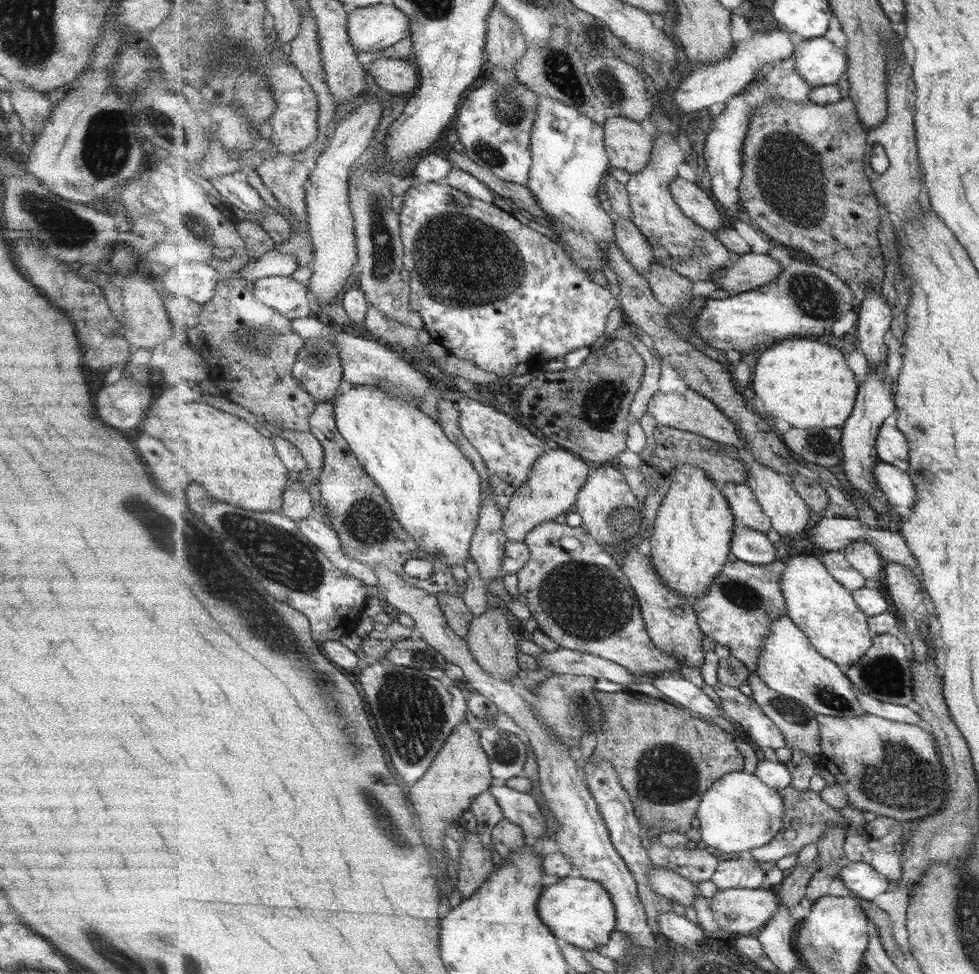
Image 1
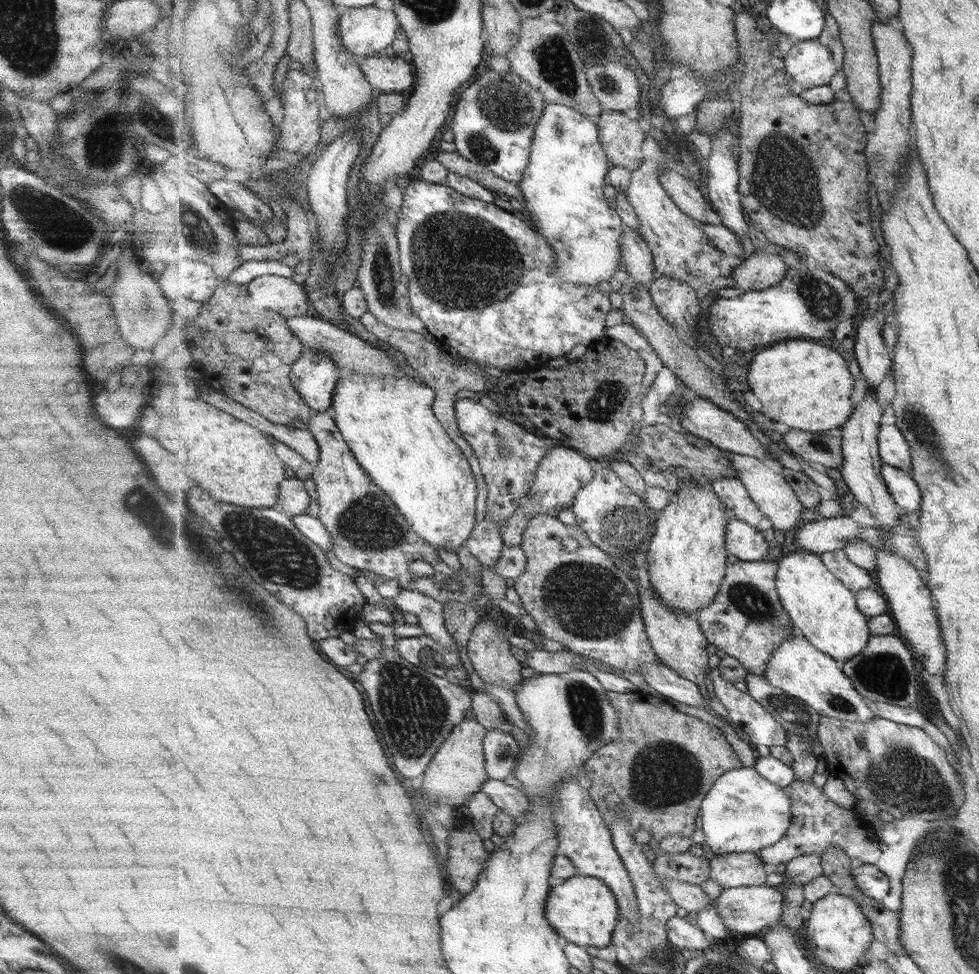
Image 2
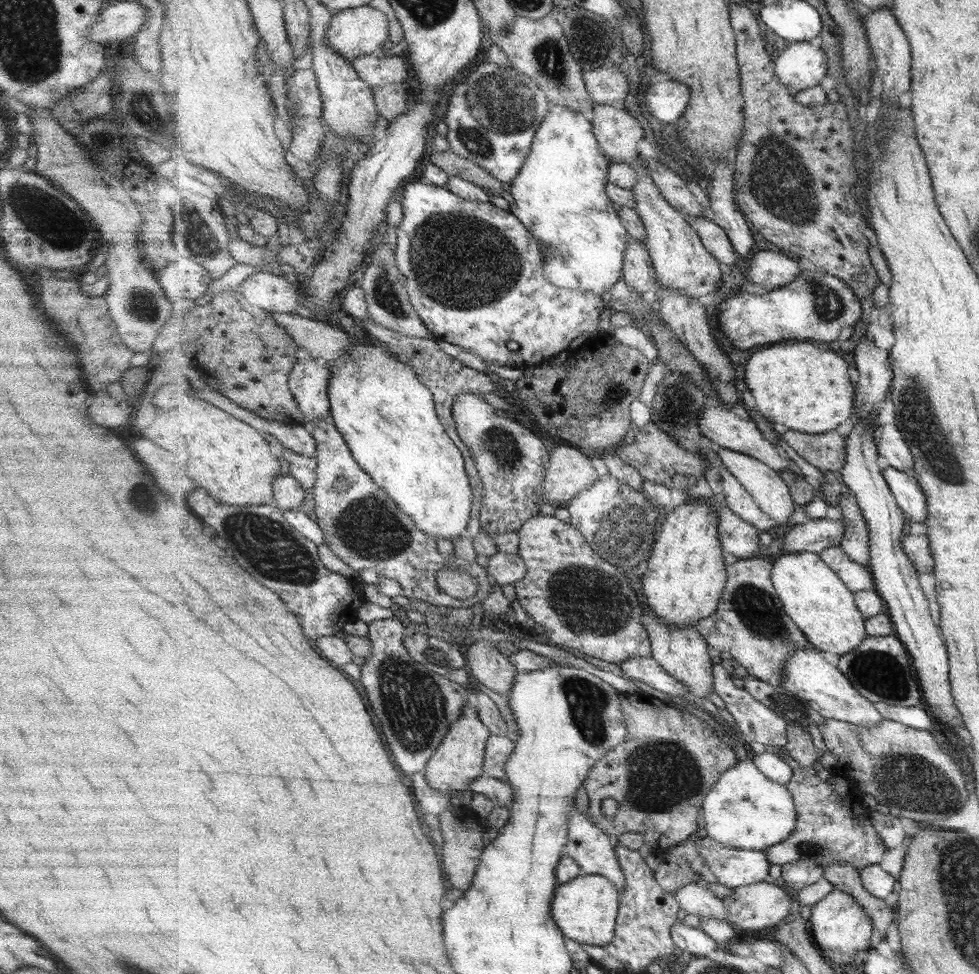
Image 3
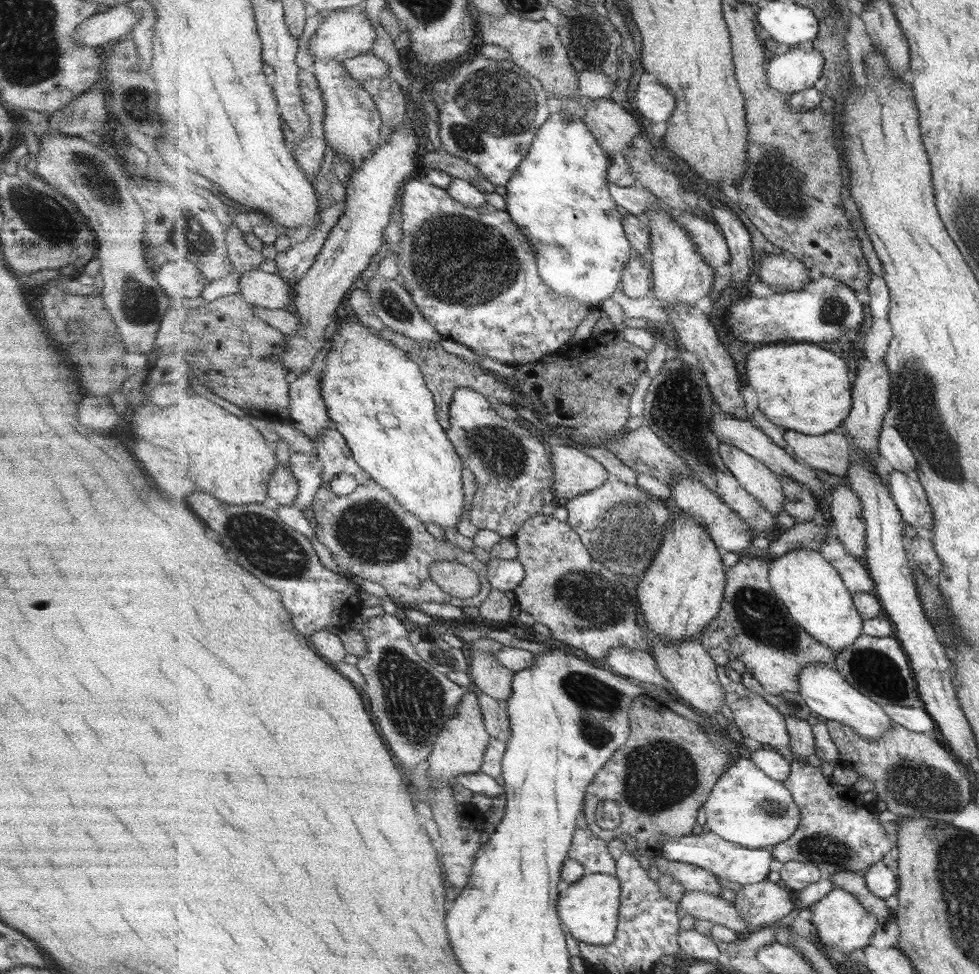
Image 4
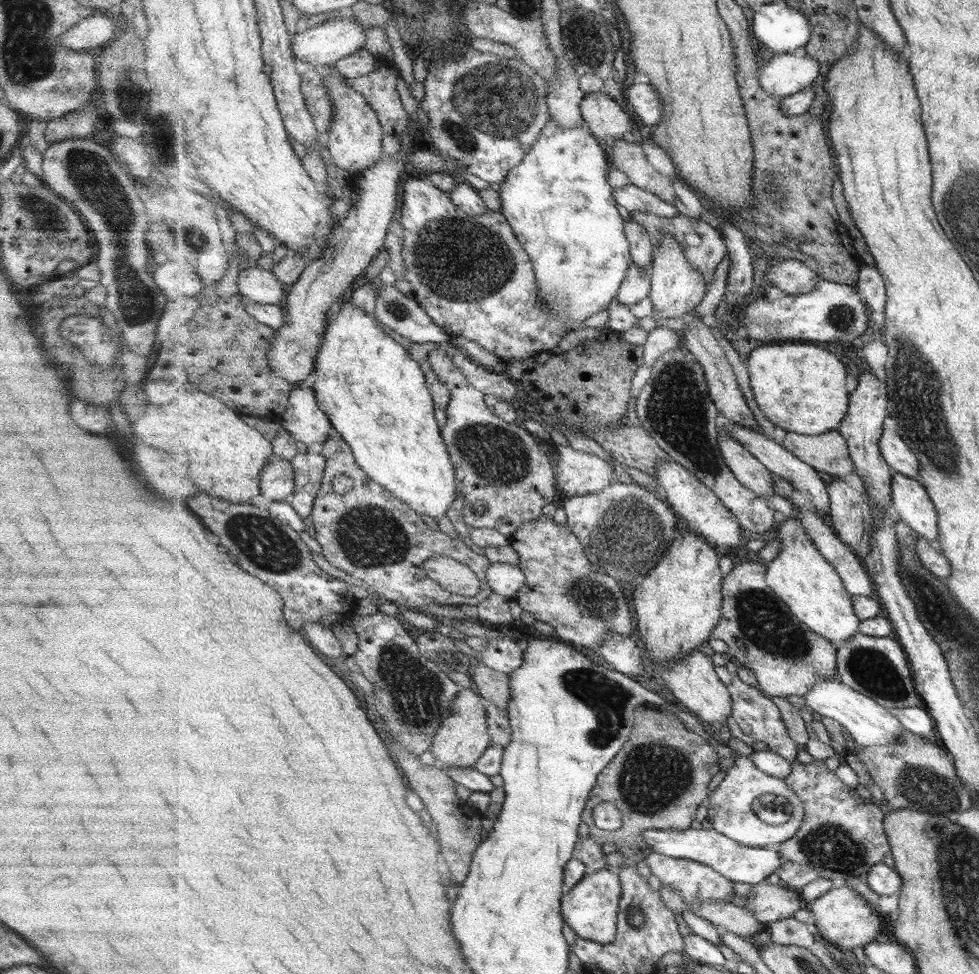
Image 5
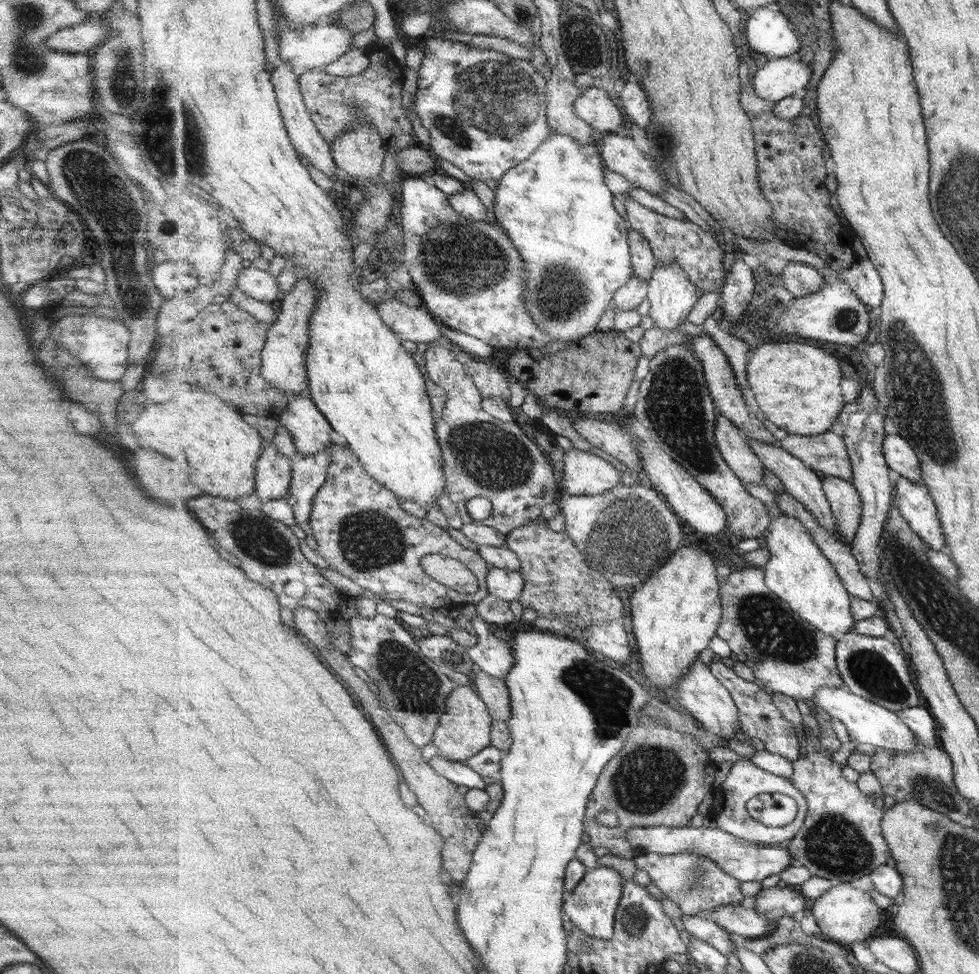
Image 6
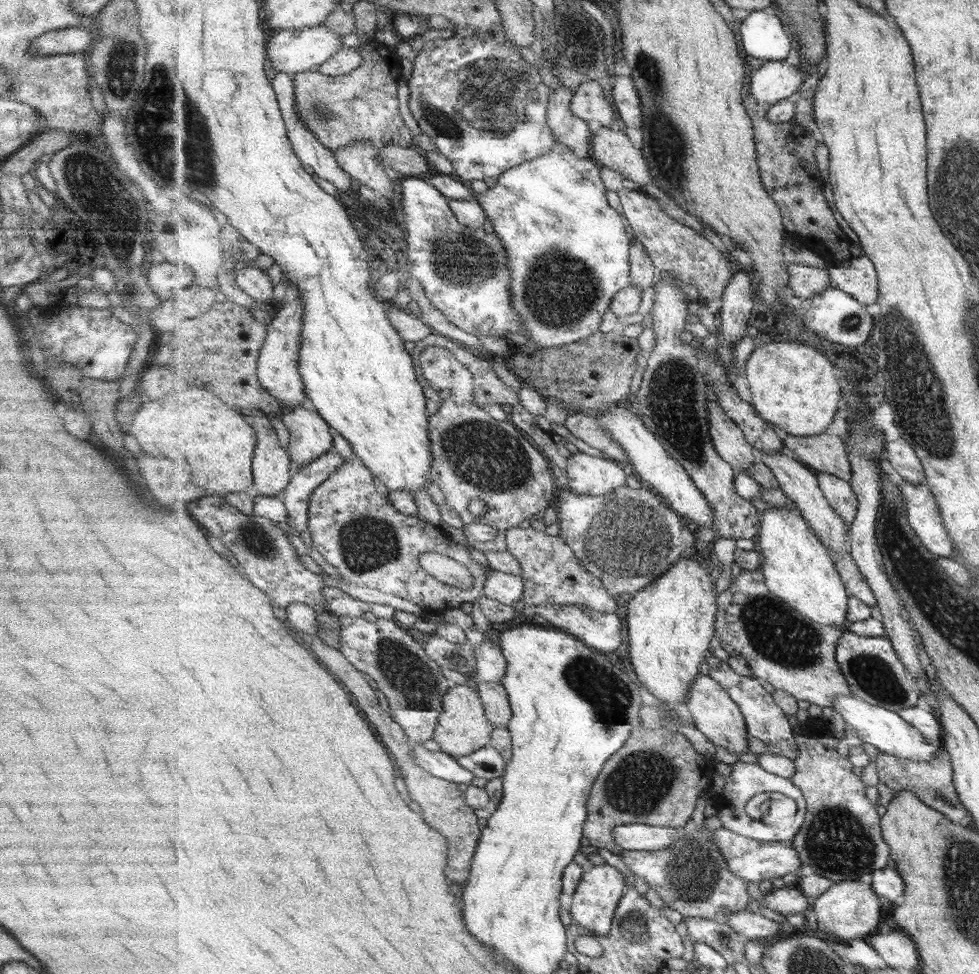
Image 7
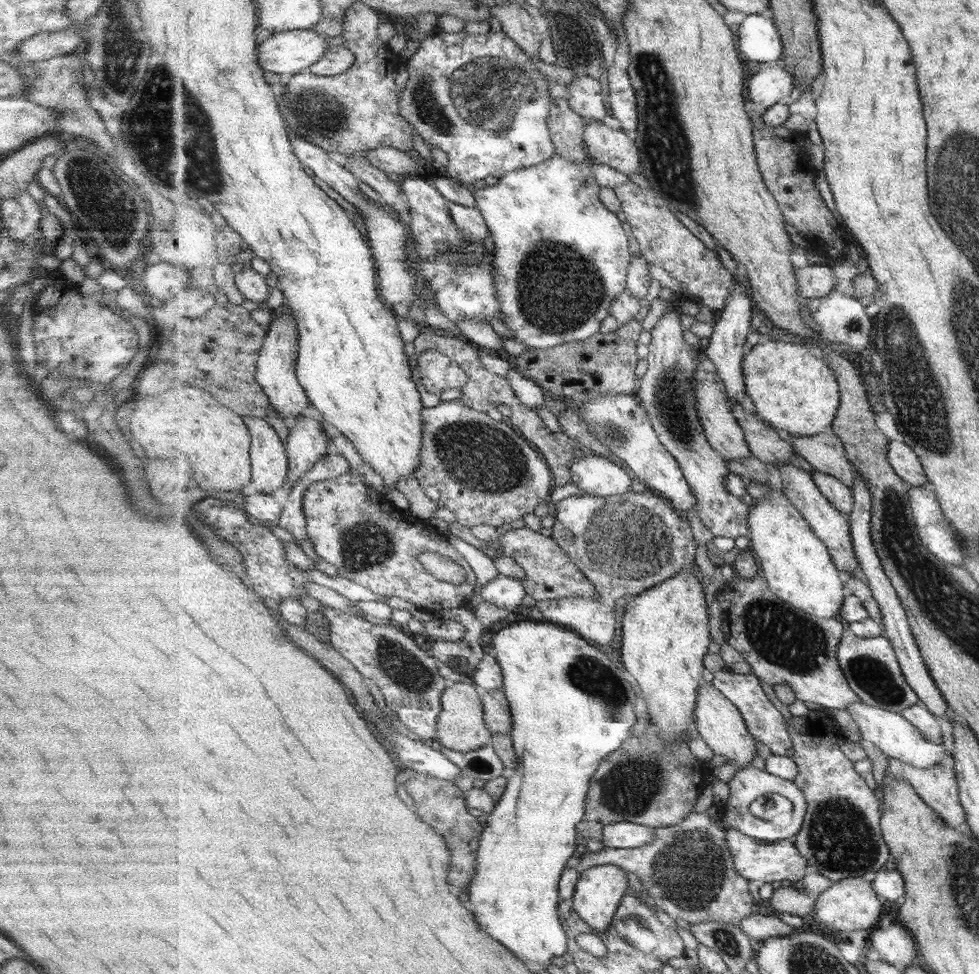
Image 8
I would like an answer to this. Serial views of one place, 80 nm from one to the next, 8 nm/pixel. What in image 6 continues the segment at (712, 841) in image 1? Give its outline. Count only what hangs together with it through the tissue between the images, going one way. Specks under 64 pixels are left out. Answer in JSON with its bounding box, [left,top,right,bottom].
[710,758,809,849]

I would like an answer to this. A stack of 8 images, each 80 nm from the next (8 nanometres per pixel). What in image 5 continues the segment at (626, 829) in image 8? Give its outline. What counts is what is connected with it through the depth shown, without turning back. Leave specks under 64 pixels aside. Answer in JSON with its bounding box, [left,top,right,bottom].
[643,829,784,885]

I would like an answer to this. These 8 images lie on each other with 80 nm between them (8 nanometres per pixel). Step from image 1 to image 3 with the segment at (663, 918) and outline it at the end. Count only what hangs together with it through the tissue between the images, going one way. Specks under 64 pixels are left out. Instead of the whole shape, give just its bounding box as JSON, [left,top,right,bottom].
[673,920,722,958]

